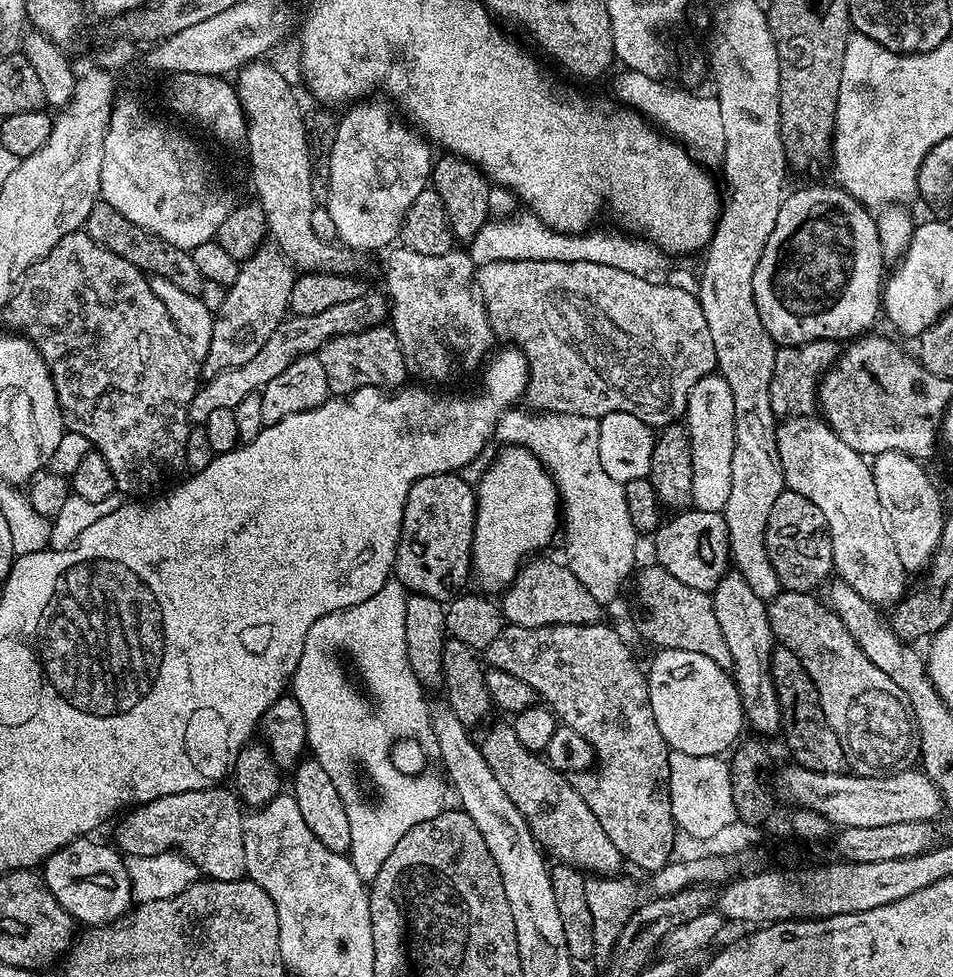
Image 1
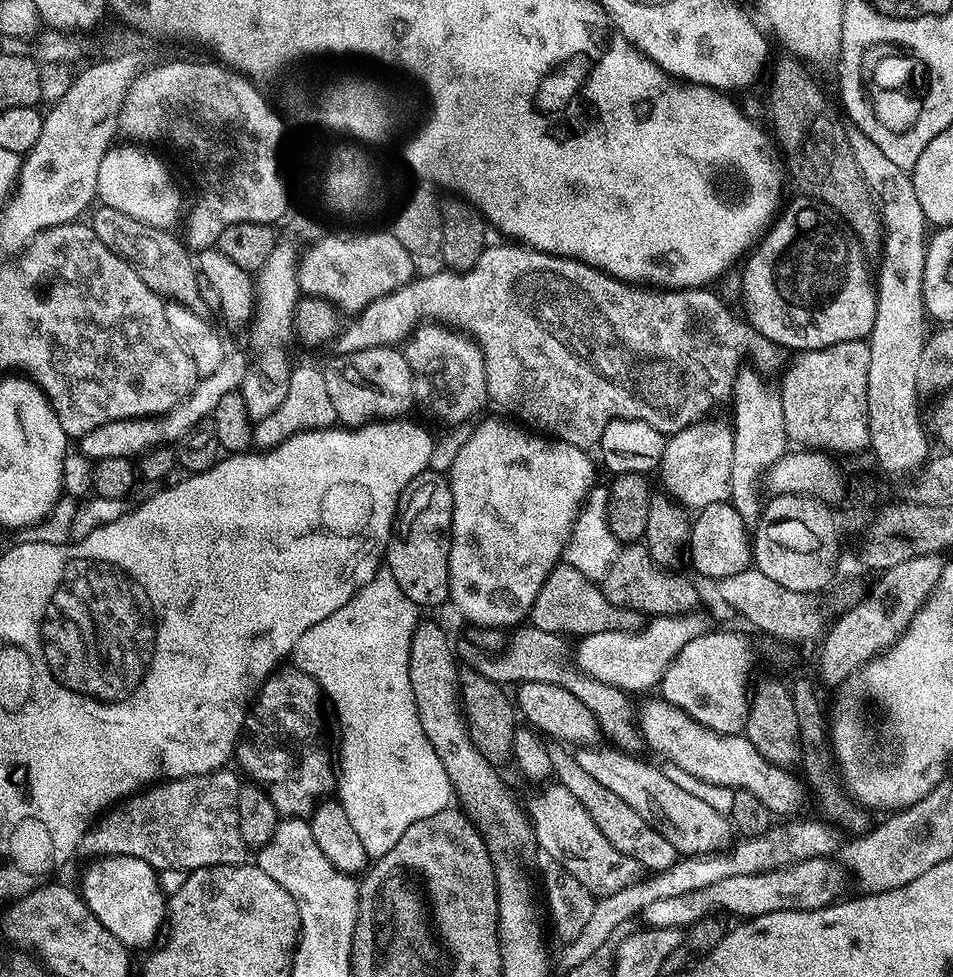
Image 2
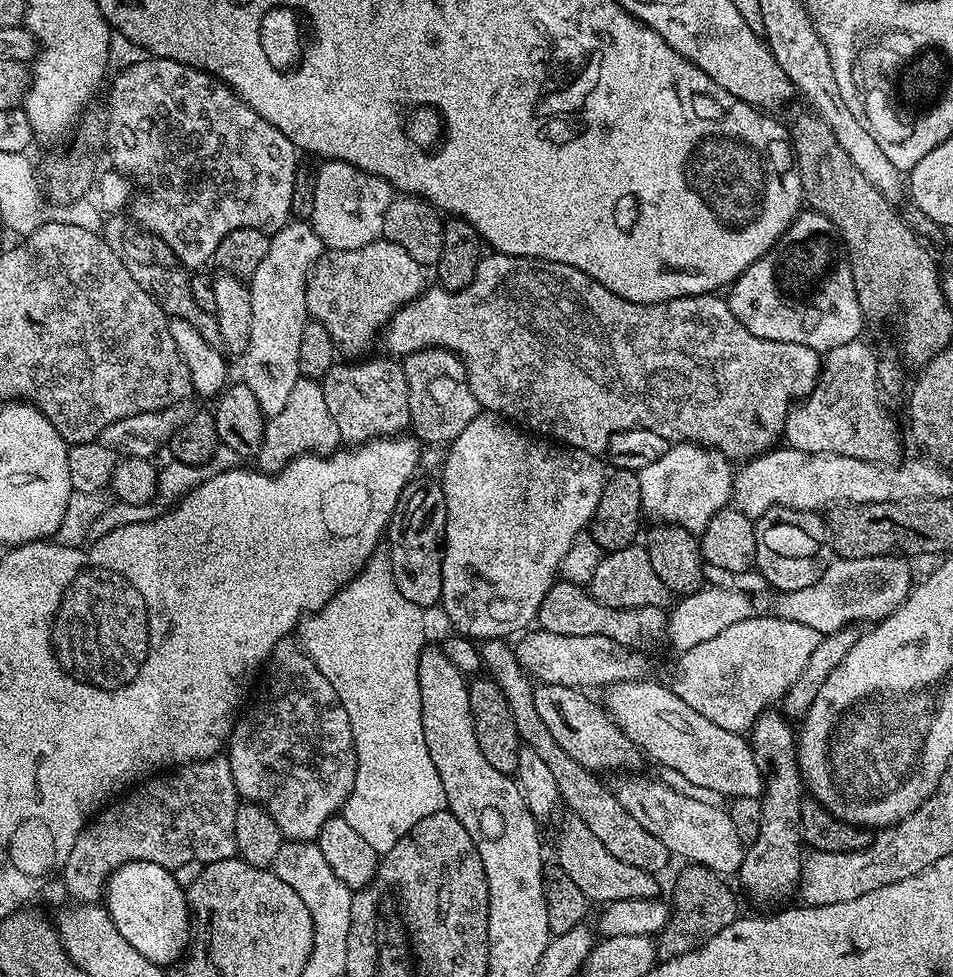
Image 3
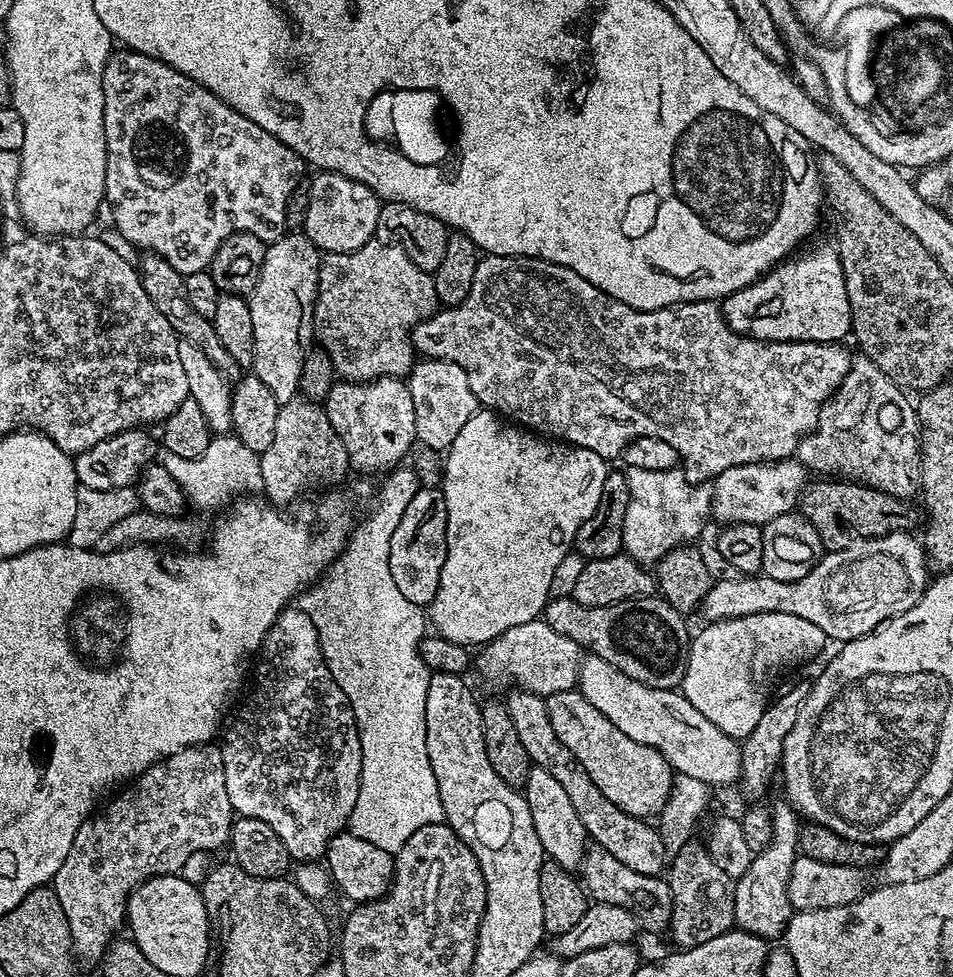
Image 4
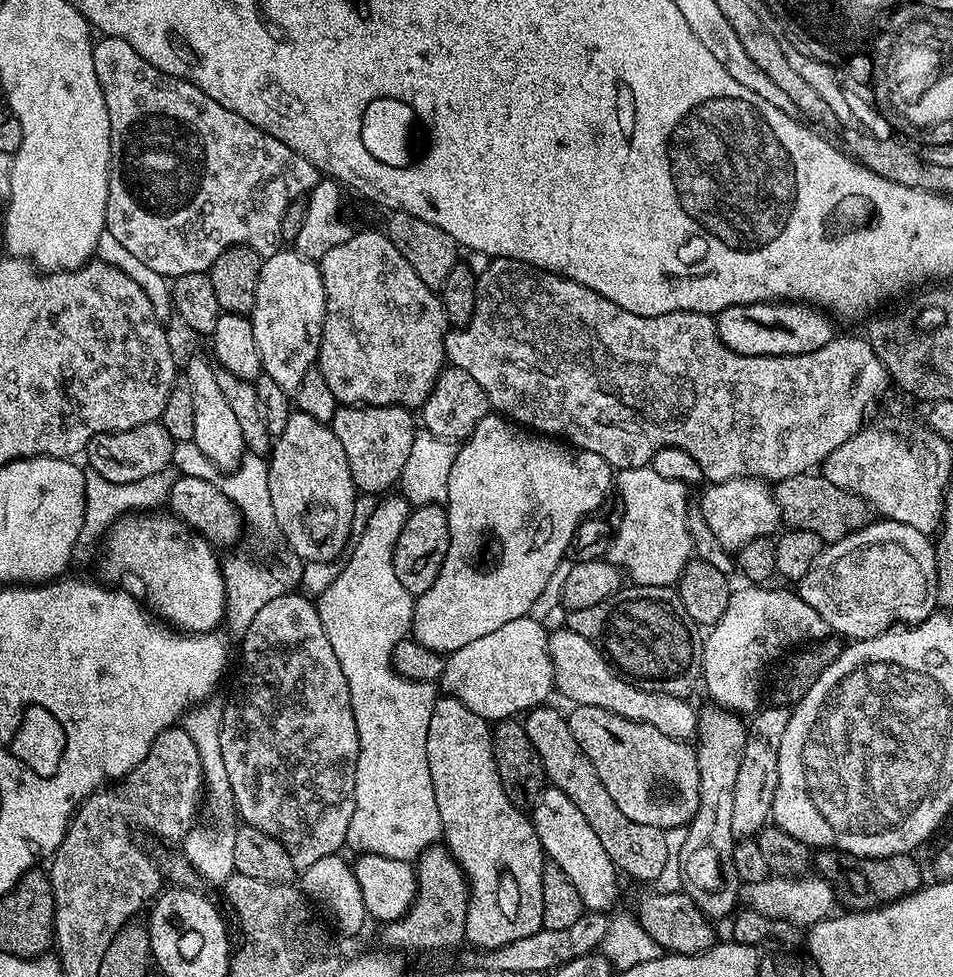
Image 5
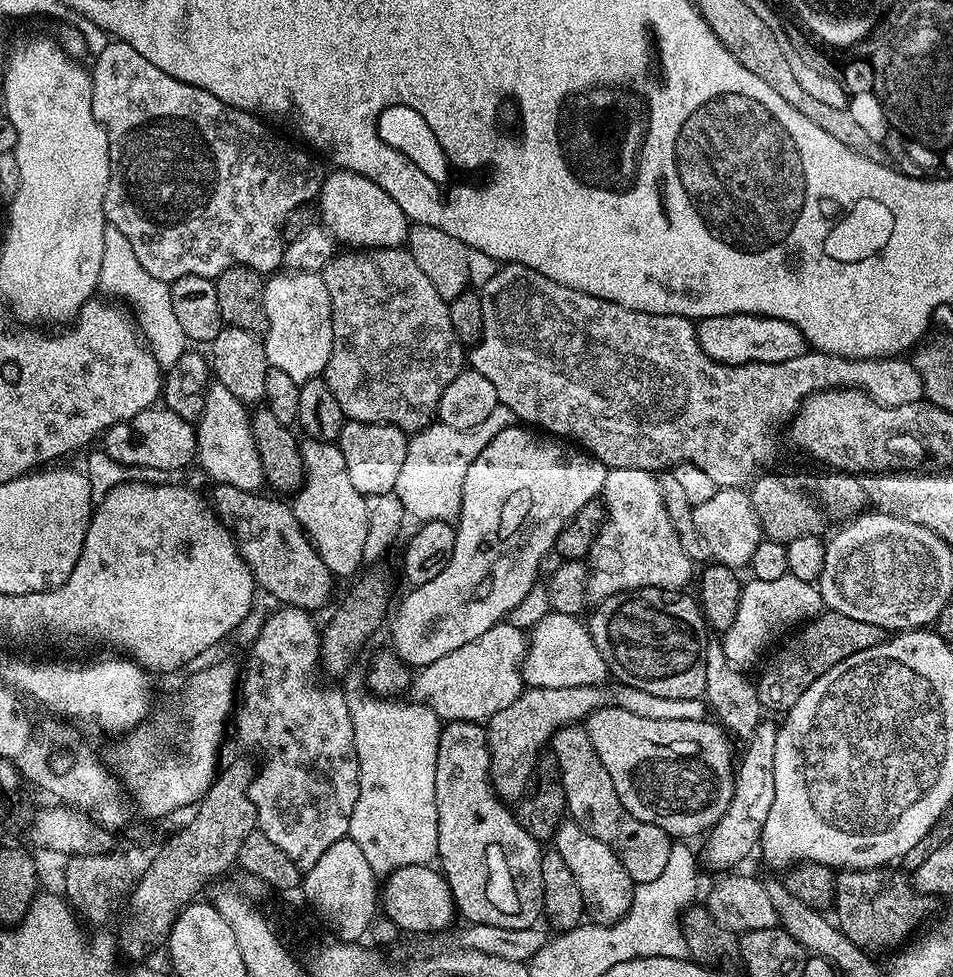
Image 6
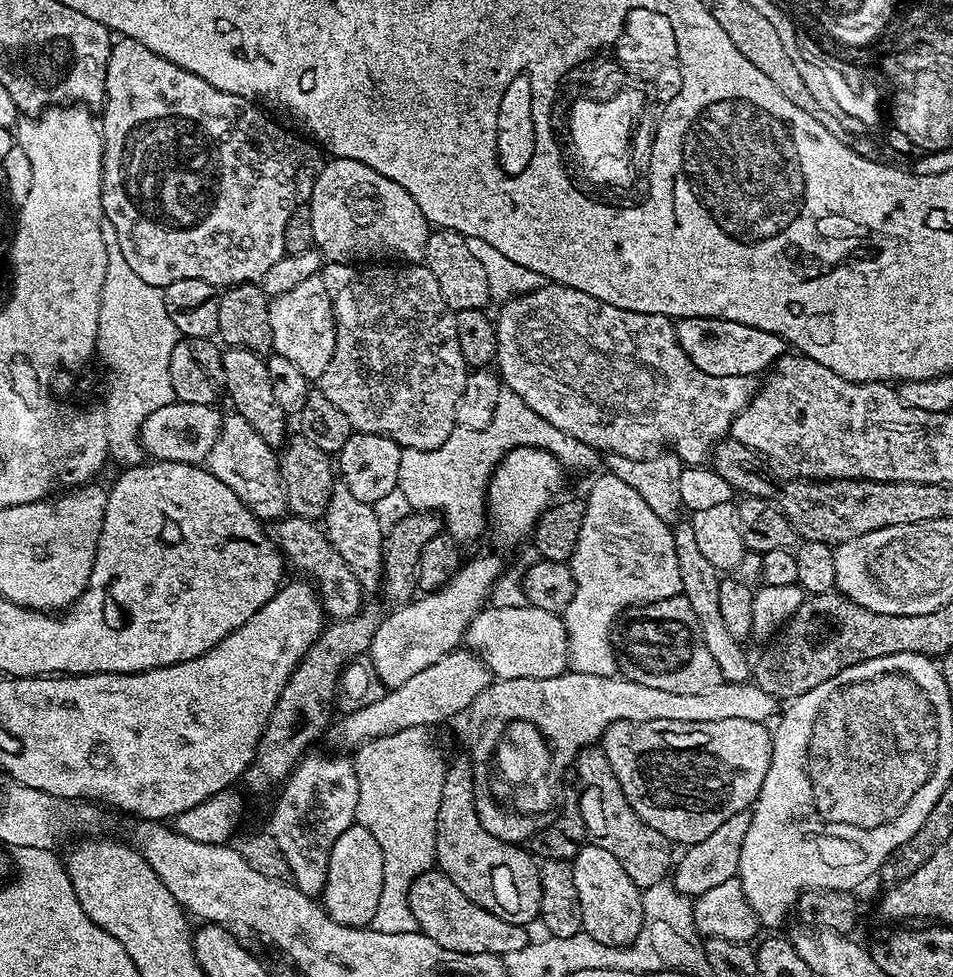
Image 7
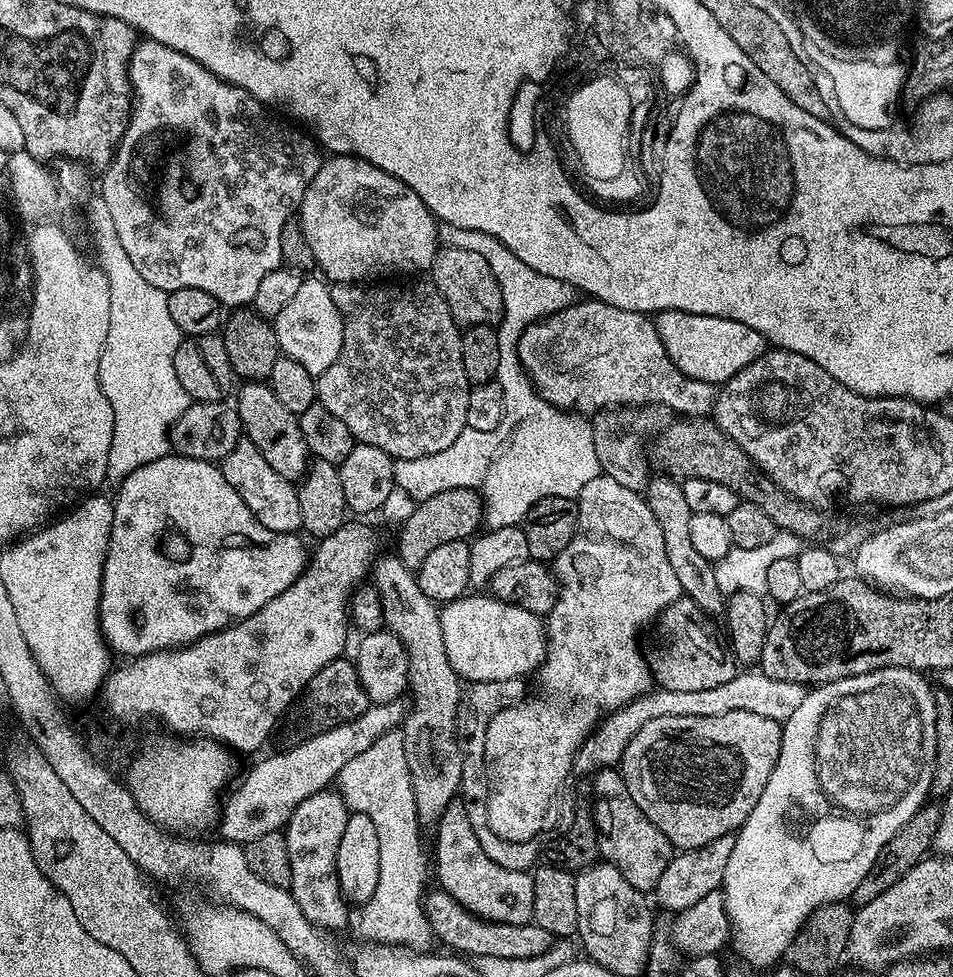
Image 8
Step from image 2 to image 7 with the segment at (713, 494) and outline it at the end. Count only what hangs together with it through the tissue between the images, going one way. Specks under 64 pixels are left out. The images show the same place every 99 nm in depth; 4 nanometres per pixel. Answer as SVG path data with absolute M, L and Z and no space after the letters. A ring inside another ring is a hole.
M604 474L593 482L592 489L586 495L582 530L578 530L578 546L574 546L570 567L576 589L562 619L568 635L568 663L571 671L615 676L618 665L614 629L621 617L632 610L627 608L632 608L635 604L656 604L659 600L681 595L682 574L678 574L673 529L650 510L645 499L633 487L626 485L621 478Z

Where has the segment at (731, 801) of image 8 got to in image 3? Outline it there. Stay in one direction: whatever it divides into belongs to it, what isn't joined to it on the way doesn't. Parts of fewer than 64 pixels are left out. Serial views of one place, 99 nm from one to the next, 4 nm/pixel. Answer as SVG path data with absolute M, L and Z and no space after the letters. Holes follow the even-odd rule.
M540 684L533 687L534 708L539 718L545 724L549 734L558 742L558 746L570 758L574 758L574 761L595 774L634 767L639 760L642 760L640 749L618 727L607 711L597 701L596 705L588 696L591 695L587 691L570 686Z

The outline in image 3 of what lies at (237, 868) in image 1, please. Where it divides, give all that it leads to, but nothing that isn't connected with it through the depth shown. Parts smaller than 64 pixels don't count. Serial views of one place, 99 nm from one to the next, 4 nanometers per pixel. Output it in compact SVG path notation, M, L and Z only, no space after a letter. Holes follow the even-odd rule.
M224 754L181 764L171 774L160 774L137 783L101 808L78 834L74 850L70 850L62 866L69 901L97 903L105 895L109 876L130 862L154 862L177 870L188 866L192 859L204 864L233 859L237 803L230 762Z

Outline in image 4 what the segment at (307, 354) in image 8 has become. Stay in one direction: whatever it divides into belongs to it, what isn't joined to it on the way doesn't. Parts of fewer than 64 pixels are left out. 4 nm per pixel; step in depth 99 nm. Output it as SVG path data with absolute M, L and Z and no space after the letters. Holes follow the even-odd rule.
M285 231L284 235L267 245L266 258L262 262L262 274L258 274L258 286L254 286L248 300L250 318L254 321L254 358L250 368L270 390L270 394L274 394L274 398L280 405L290 402L290 398L294 398L299 393L302 358L306 358L308 349L314 344L312 315L321 259L320 249L314 246L314 242L308 240L303 231Z

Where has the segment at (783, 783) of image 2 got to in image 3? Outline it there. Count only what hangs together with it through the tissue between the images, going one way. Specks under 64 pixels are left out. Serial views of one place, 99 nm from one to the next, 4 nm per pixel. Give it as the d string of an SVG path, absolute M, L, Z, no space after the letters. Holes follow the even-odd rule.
M649 678L639 680L623 680L617 684L609 684L603 689L603 707L609 716L616 721L618 727L632 739L633 744L640 749L645 757L653 756L657 765L678 770L678 774L690 778L698 786L706 786L710 790L718 790L721 798L735 798L738 796L764 795L764 774L752 753L751 743L741 733L722 730L722 726L714 726L710 718L702 718L698 710L690 710L682 698L673 692L667 683L655 684Z

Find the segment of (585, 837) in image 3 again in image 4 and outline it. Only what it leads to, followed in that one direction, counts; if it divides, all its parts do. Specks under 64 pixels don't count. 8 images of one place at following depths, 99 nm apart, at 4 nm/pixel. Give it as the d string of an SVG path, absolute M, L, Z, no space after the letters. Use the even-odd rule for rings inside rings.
M592 844L584 853L582 883L591 899L598 904L613 904L630 910L636 916L641 929L646 933L660 932L672 923L672 891L667 879L660 876L638 874L623 862L618 862L614 854L604 852L602 846Z

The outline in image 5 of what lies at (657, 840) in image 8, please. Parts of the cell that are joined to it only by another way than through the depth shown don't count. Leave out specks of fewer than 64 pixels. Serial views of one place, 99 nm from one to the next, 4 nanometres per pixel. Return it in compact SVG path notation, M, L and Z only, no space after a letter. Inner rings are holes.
M541 706L532 709L523 717L522 723L538 758L542 758L544 775L590 822L594 829L594 834L598 834L598 842L602 842L602 847L606 849L606 854L616 863L617 869L625 877L633 876L636 880L648 880L655 882L662 874L666 866L666 838L665 829L646 826L626 818L618 806L614 806L614 798L606 794L606 786L598 778L590 758L582 754L582 746L574 739L574 734L570 734L567 715L556 708Z

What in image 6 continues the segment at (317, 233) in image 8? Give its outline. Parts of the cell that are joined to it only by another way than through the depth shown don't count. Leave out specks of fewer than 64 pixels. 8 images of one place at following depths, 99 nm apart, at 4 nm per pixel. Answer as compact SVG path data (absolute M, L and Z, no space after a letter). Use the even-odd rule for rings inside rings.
M332 170L325 175L318 197L318 216L323 227L341 245L352 250L399 248L407 241L410 227L402 206L398 206L398 202L394 202L378 182L370 182L370 178L347 170Z

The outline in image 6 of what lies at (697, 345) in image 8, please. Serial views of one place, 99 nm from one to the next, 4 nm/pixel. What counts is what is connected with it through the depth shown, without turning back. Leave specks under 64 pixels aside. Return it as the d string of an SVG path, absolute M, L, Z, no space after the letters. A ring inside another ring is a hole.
M735 312L729 316L706 316L696 324L698 346L714 362L723 364L757 364L758 362L790 362L806 350L804 335L790 322L778 318L751 316Z

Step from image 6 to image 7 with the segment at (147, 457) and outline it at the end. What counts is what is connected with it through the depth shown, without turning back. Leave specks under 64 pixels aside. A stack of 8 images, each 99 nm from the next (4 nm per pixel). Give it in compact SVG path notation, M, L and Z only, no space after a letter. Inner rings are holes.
M177 400L159 410L154 410L149 418L146 418L140 431L140 443L143 445L145 453L155 461L182 462L183 464L205 463L210 450L214 448L214 443L218 440L218 434L221 433L221 422L224 416L217 410L218 408L213 405L182 403Z

